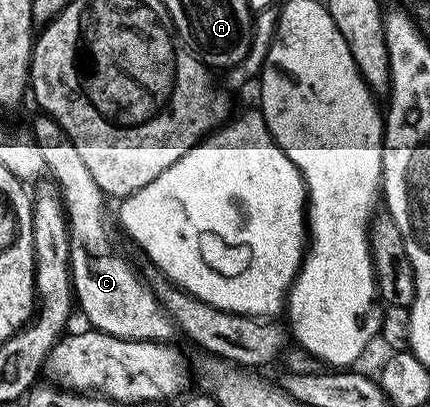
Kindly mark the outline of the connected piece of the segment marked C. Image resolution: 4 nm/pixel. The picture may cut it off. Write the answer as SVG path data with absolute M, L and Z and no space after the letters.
M36 114L31 123L30 138L35 140L41 157L45 157L46 174L58 187L62 206L66 212L67 230L70 231L70 273L74 298L94 330L109 333L129 340L149 340L151 342L170 342L177 333L175 323L158 302L155 292L141 276L131 268L131 263L115 248L115 235L111 232L111 219L107 216L107 203L103 190L93 181L89 168L77 153L77 145L61 129L61 125L51 115Z

